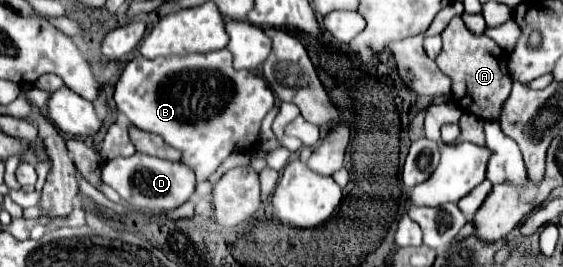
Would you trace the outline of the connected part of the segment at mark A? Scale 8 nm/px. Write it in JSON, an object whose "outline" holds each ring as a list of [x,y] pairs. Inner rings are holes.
{"outline":[[[455,16],[449,22],[441,38],[443,50],[437,56],[437,66],[443,74],[451,78],[451,94],[455,104],[463,108],[463,111],[471,112],[483,120],[499,120],[501,108],[512,90],[512,79],[507,67],[508,52],[503,54],[503,50],[485,34],[471,34],[461,16]],[[467,97],[471,101],[461,101]]]}

